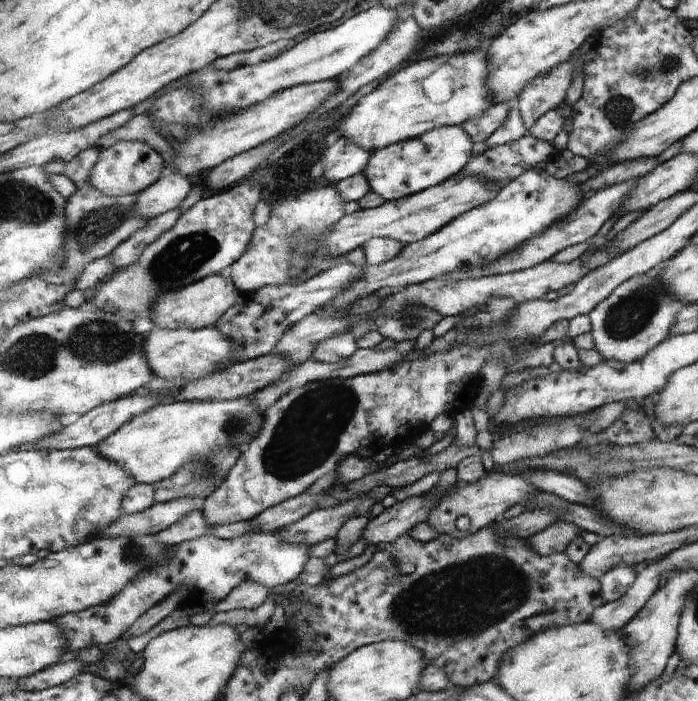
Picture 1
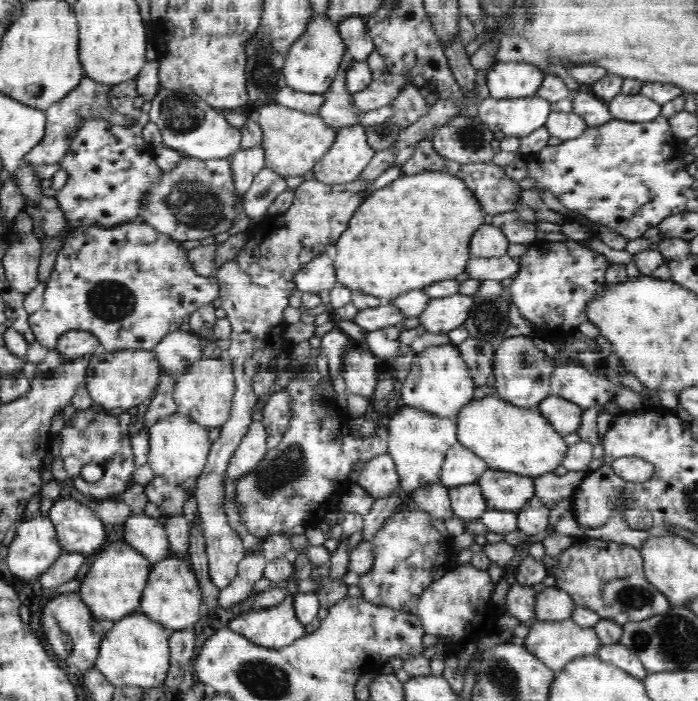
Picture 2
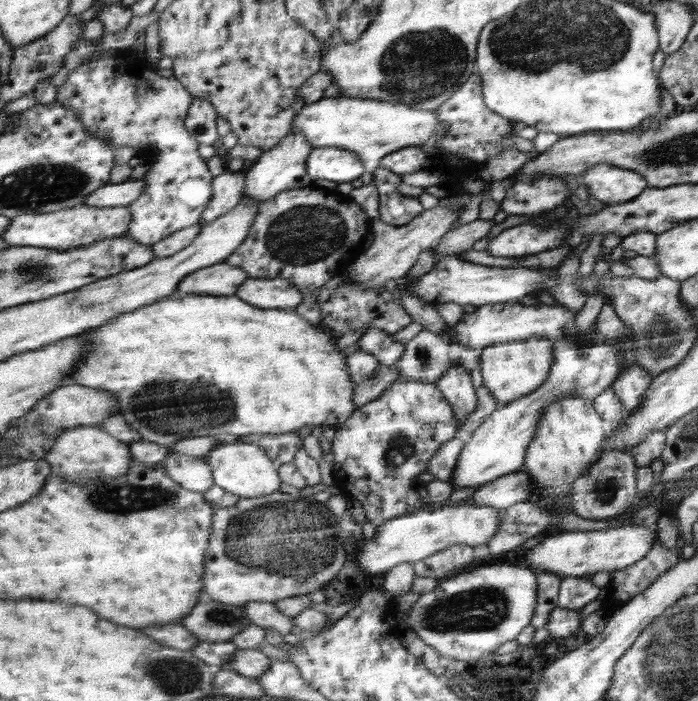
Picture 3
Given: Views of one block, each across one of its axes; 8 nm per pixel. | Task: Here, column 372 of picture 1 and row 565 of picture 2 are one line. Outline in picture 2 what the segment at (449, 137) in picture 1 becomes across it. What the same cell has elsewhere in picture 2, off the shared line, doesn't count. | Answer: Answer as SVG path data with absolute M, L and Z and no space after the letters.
M171 550L167 557L151 566L148 582L141 594L138 612L144 613L173 632L193 627L200 620L202 607L202 589L196 575L192 572L189 560L176 557Z

